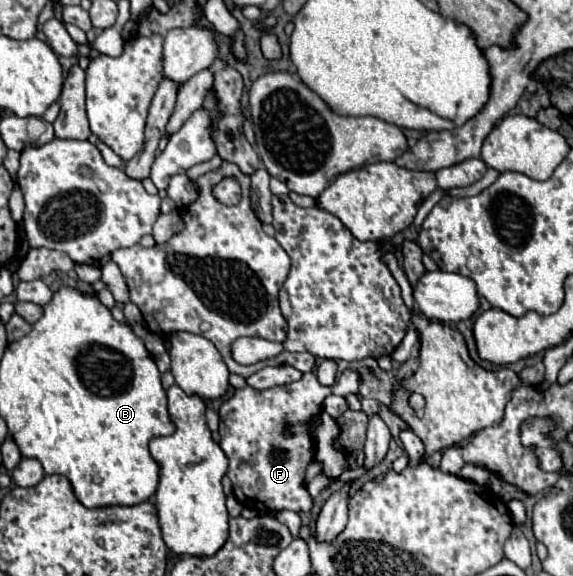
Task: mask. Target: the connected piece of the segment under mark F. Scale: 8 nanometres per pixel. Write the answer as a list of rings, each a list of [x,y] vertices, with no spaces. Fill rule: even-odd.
[[[304,372],[300,382],[256,390],[250,386],[236,388],[234,394],[222,402],[220,418],[226,426],[220,448],[230,460],[228,478],[232,480],[234,496],[242,506],[258,512],[308,512],[312,498],[302,486],[304,472],[312,462],[312,440],[306,432],[306,422],[320,414],[322,400],[332,394],[332,388],[322,386],[312,372]],[[284,422],[292,424],[292,434],[284,434]]]

